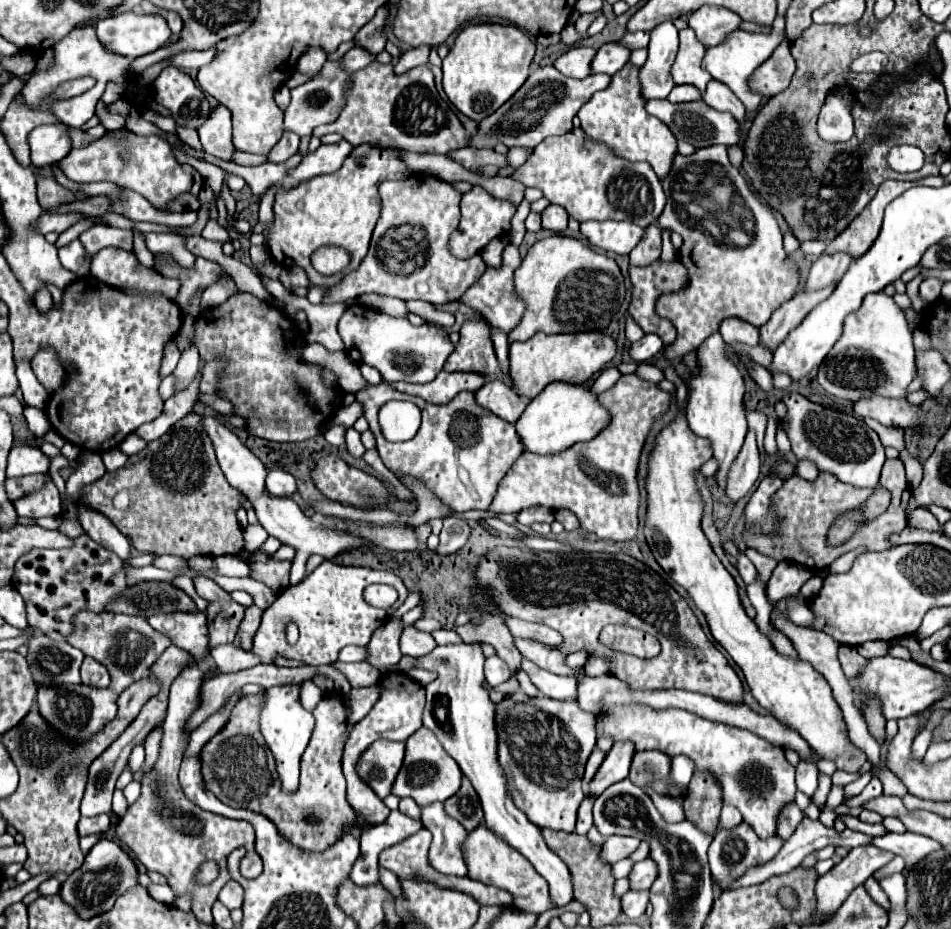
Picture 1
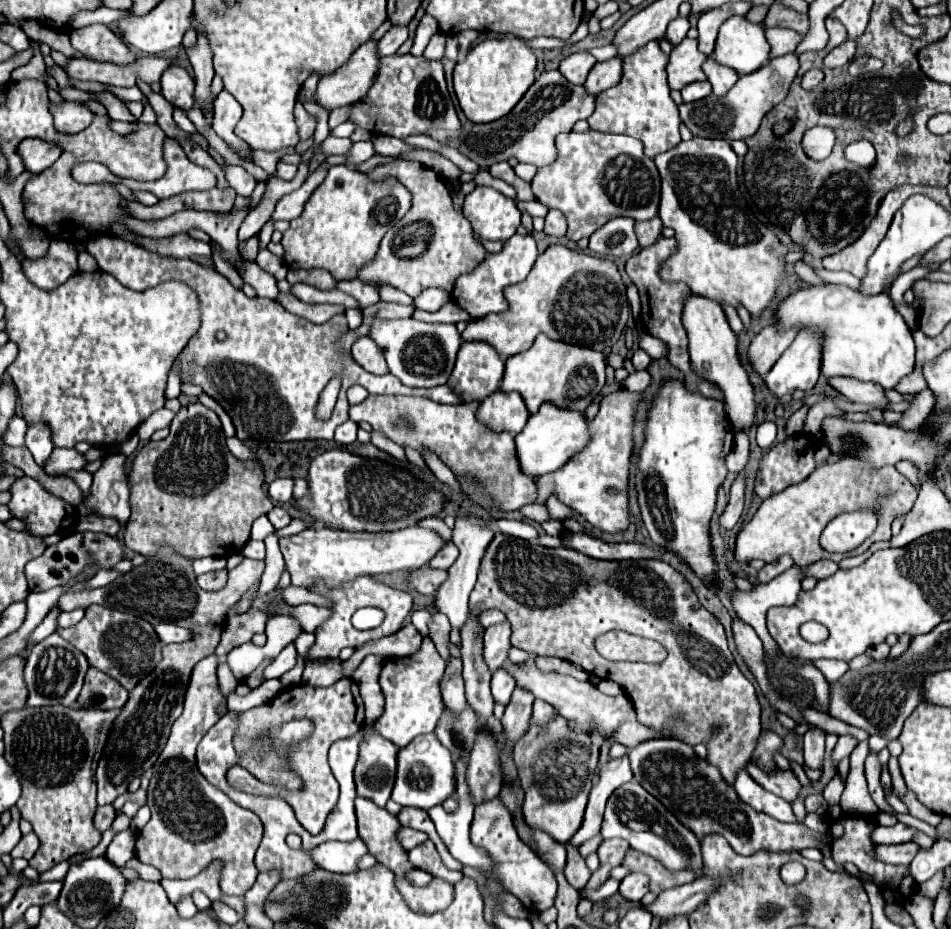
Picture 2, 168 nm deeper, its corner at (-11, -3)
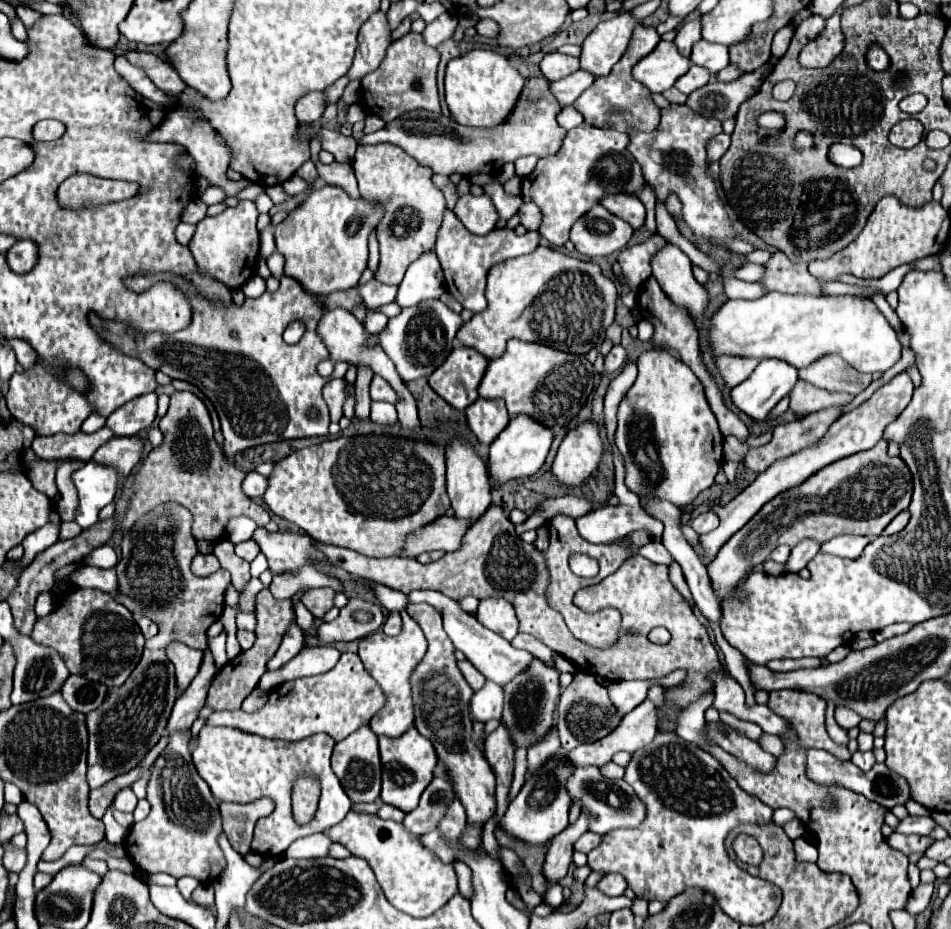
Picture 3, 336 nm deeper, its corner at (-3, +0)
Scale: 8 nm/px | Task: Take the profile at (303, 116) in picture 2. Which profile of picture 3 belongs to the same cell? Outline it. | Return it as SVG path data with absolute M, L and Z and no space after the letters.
M343 75L343 77L339 77L339 81L335 81L331 87L325 89L325 93L327 93L327 97L329 97L329 103L337 103L337 101L341 99L343 89L347 87L347 83L349 83L349 77Z

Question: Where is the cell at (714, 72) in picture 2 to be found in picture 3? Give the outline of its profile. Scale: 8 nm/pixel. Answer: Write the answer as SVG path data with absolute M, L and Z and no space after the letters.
M699 39L693 45L693 53L691 53L691 61L699 67L705 67L711 71L711 75L719 73L721 69L725 69L729 65L729 51L725 45L719 43L709 43Z

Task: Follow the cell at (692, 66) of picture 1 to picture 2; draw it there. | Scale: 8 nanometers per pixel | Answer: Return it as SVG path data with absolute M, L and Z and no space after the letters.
M685 38L677 48L673 48L667 64L667 80L669 88L681 90L691 82L707 80L703 72L703 64L707 62L707 54L699 52L699 42Z

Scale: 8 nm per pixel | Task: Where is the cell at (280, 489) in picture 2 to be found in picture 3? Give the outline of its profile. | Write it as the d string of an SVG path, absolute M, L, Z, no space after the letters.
M251 471L251 473L245 475L245 479L243 479L243 483L241 483L241 489L243 489L243 493L245 493L247 497L259 499L259 497L263 497L263 493L265 493L265 489L267 489L267 477Z

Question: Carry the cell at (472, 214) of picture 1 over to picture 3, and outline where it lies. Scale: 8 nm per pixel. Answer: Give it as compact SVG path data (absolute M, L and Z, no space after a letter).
M467 193L467 195L459 197L453 211L461 219L461 223L475 235L489 233L499 219L497 211L487 195L475 197L475 195Z

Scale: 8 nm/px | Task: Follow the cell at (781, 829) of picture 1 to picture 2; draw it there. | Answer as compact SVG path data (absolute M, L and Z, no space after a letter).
M747 764L747 772L751 774L751 778L761 784L765 790L781 796L785 802L793 804L799 798L801 792L801 784L799 780L793 776L793 772L775 772L775 774L765 774L759 772L759 768L755 768L755 764Z

